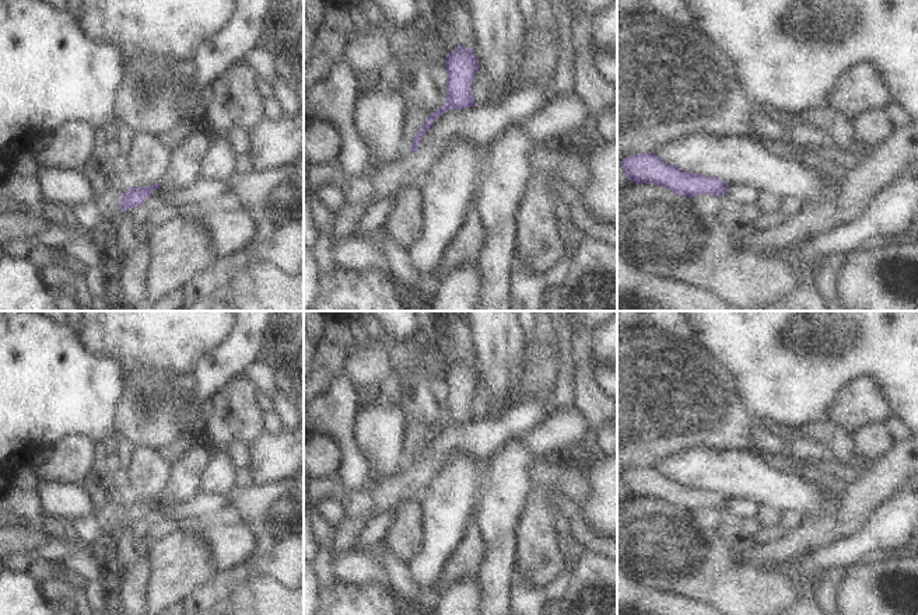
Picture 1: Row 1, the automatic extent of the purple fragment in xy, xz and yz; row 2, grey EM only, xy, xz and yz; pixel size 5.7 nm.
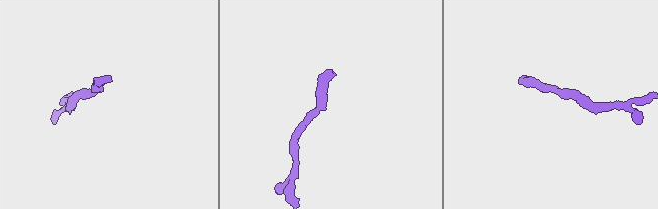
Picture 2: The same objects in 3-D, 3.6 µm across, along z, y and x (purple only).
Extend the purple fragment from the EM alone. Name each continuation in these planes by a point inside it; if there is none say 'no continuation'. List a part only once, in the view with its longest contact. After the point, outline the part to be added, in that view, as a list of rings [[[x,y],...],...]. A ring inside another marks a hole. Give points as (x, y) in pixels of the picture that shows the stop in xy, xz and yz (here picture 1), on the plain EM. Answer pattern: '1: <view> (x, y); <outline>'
no continuation

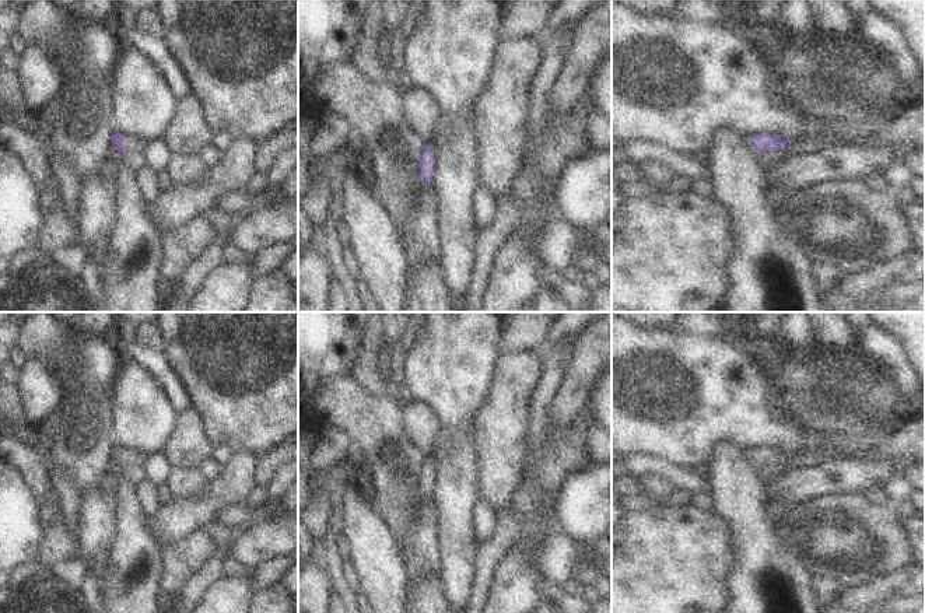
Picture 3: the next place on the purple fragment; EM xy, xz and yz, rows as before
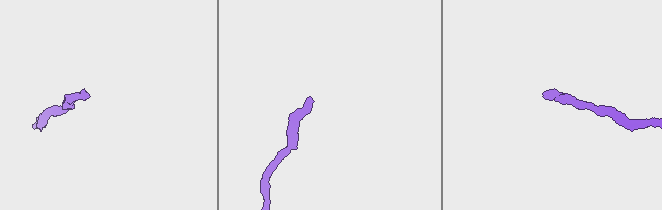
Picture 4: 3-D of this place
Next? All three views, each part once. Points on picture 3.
1: xy (135, 458); [[[127,449],[127,462],[126,465],[130,466],[141,466],[141,463],[146,460],[147,455],[139,451]]]

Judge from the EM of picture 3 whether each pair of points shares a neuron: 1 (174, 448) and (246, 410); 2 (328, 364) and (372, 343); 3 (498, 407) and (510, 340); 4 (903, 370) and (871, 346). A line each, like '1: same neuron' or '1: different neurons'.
1: different neurons
2: different neurons
3: different neurons
4: same neuron

